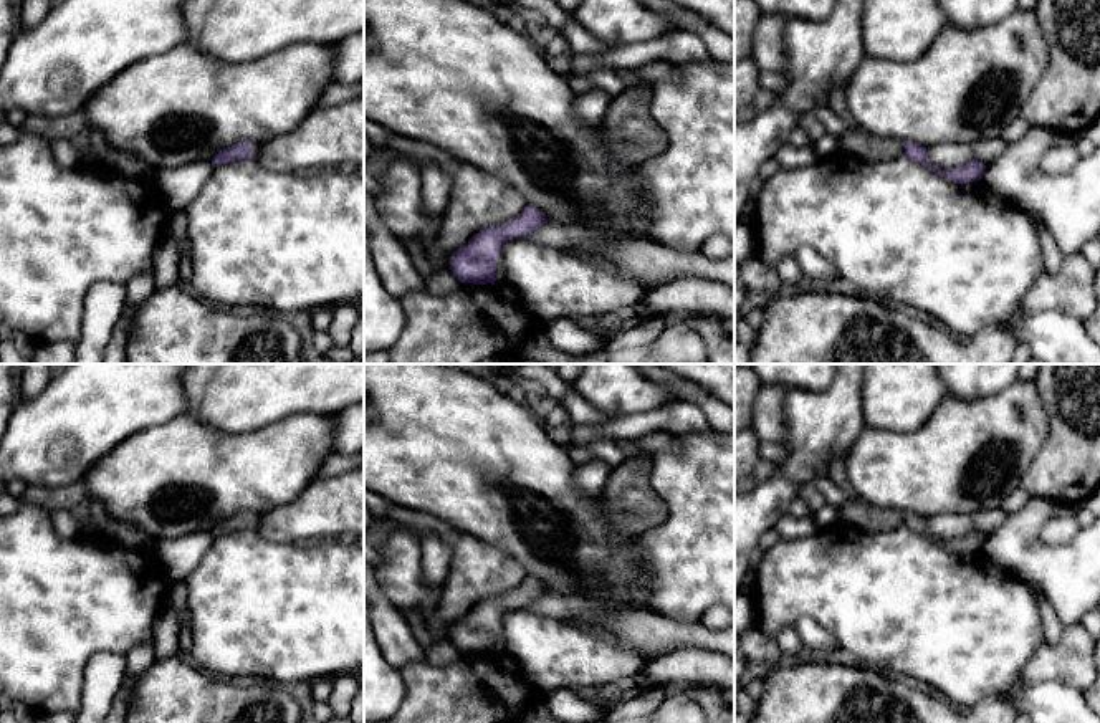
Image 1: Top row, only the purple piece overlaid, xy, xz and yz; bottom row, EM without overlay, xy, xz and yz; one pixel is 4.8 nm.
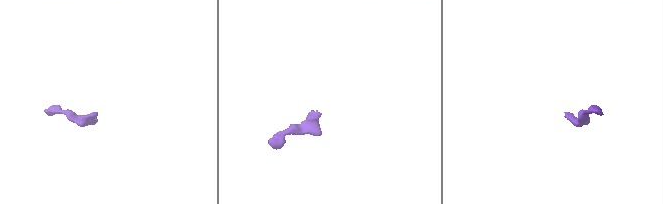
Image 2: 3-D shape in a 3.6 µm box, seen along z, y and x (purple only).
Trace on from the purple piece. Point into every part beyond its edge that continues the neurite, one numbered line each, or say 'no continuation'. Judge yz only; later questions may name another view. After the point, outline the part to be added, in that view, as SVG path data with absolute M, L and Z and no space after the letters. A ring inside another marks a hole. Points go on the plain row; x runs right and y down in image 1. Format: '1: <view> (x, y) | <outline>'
1: yz (857, 513) | M850 491L849 500L837 510L839 523L850 524L863 533L883 533L905 528L905 511L870 506Z

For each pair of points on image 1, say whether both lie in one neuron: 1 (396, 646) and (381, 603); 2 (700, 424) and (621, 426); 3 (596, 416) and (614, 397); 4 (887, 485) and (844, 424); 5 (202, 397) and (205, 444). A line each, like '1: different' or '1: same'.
1: same
2: same
3: different
4: different
5: different

